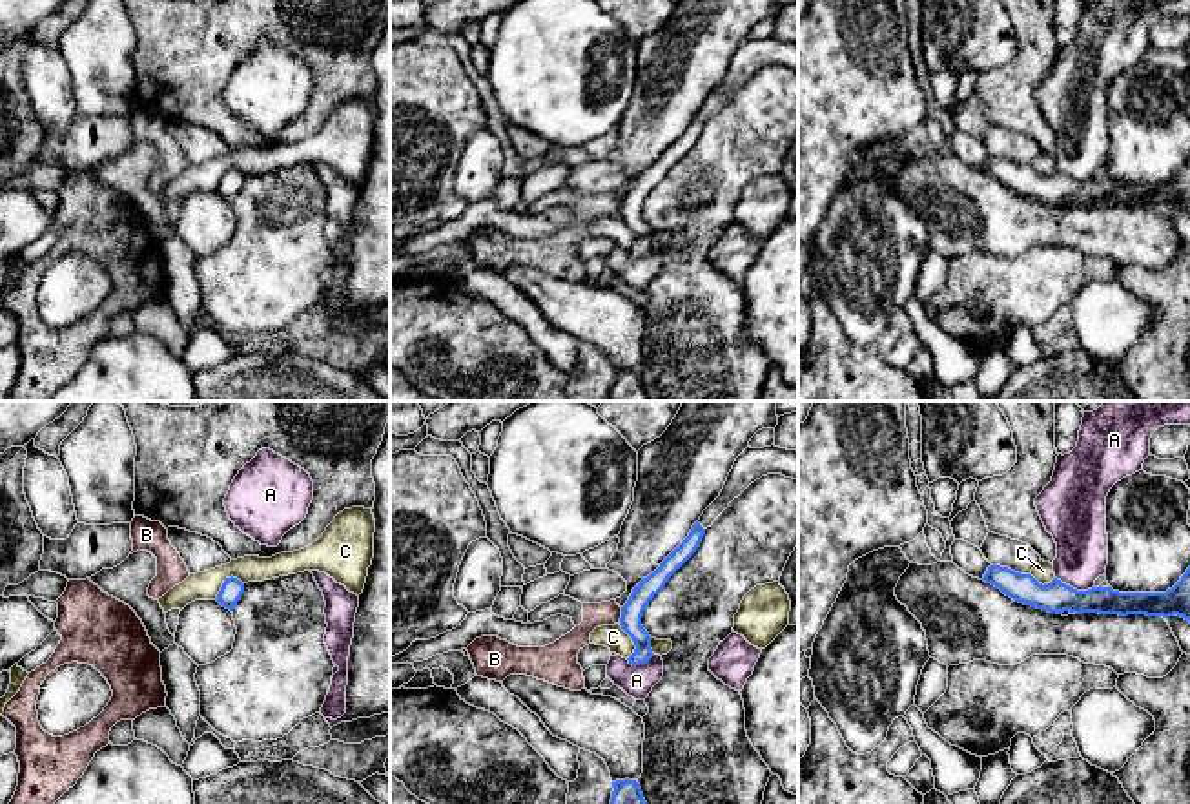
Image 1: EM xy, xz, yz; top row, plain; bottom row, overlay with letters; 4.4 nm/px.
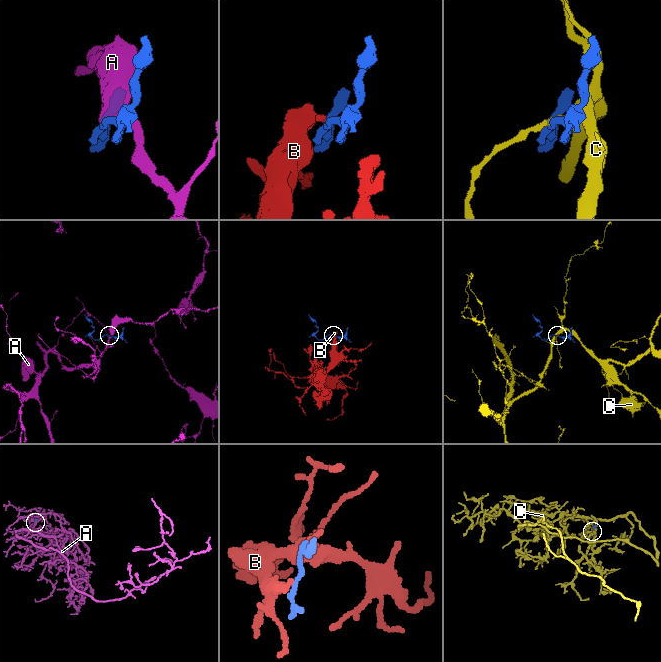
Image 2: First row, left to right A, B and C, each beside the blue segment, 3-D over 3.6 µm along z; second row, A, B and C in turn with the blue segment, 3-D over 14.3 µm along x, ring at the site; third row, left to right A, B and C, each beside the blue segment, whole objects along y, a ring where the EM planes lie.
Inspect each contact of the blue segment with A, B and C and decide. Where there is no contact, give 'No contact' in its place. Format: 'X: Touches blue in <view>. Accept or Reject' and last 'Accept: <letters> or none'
A: Touches blue in yz. Reject
B: Touches blue in xz. Reject
C: Touches blue in xy. Reject
Accept: none

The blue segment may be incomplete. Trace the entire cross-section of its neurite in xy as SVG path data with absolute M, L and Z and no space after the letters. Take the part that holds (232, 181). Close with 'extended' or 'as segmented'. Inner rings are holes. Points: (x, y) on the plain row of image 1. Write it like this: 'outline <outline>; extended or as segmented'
outline M231 168L231 170L224 171L224 175L222 175L215 191L222 199L231 202L235 199L235 195L241 191L242 184L244 184L244 175Z; as segmented

